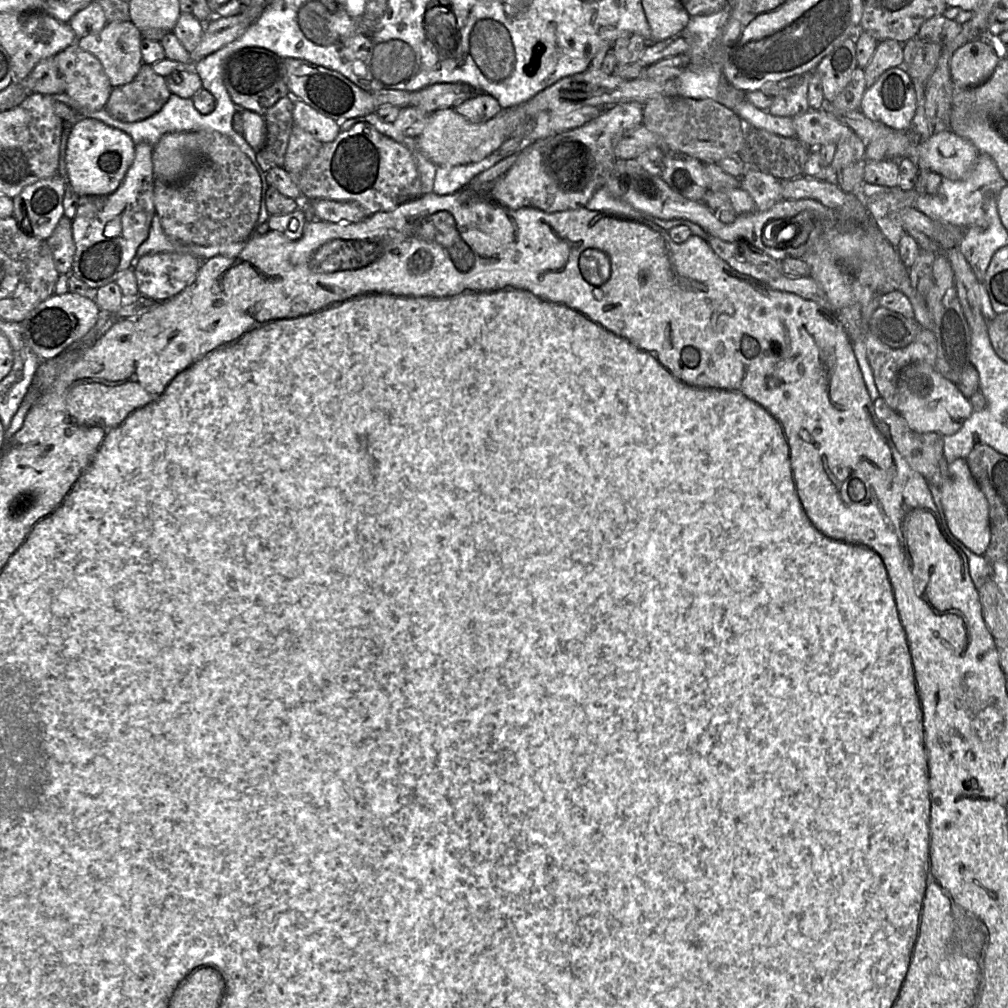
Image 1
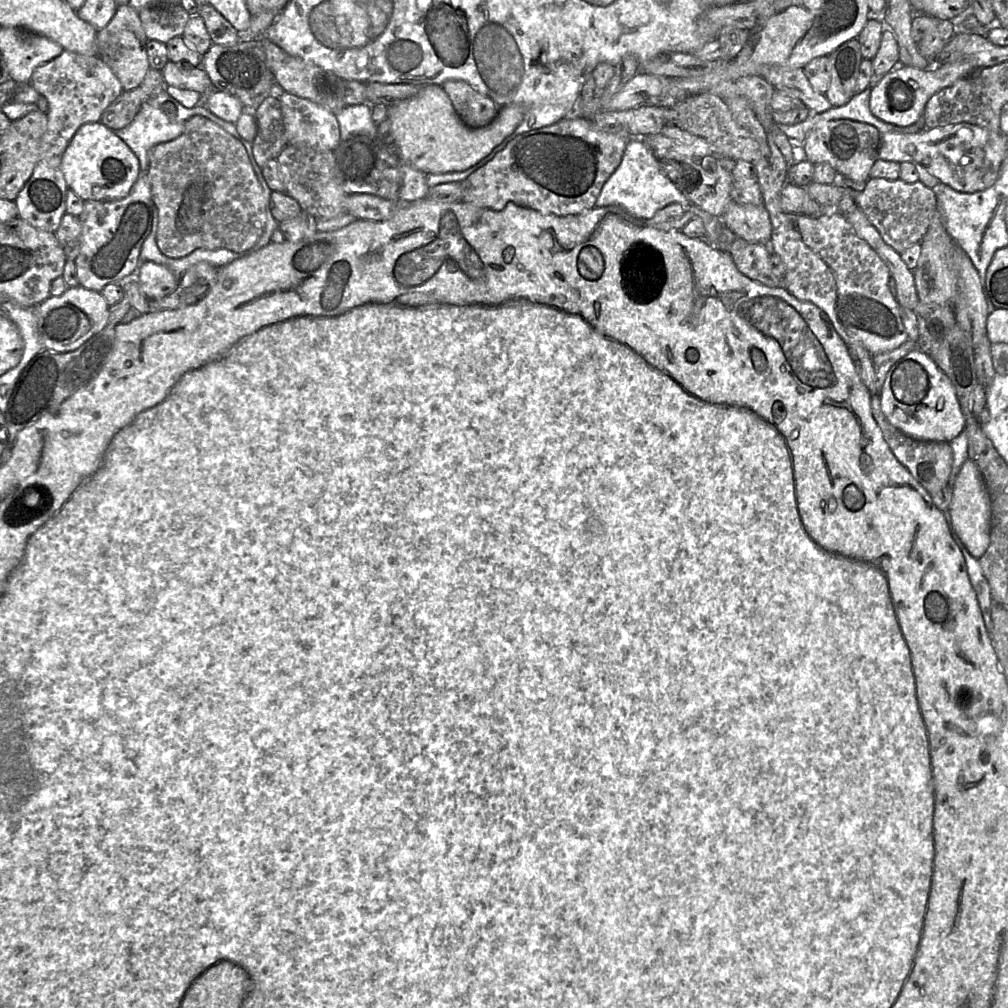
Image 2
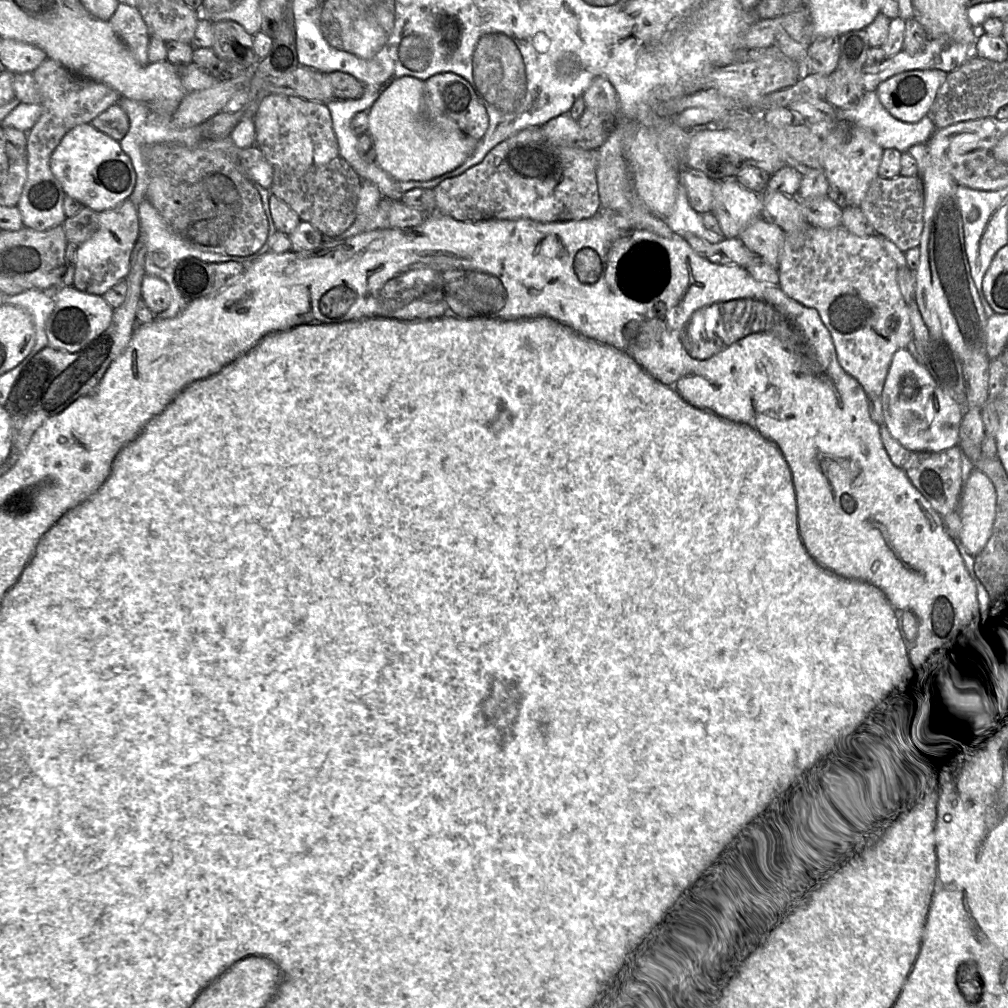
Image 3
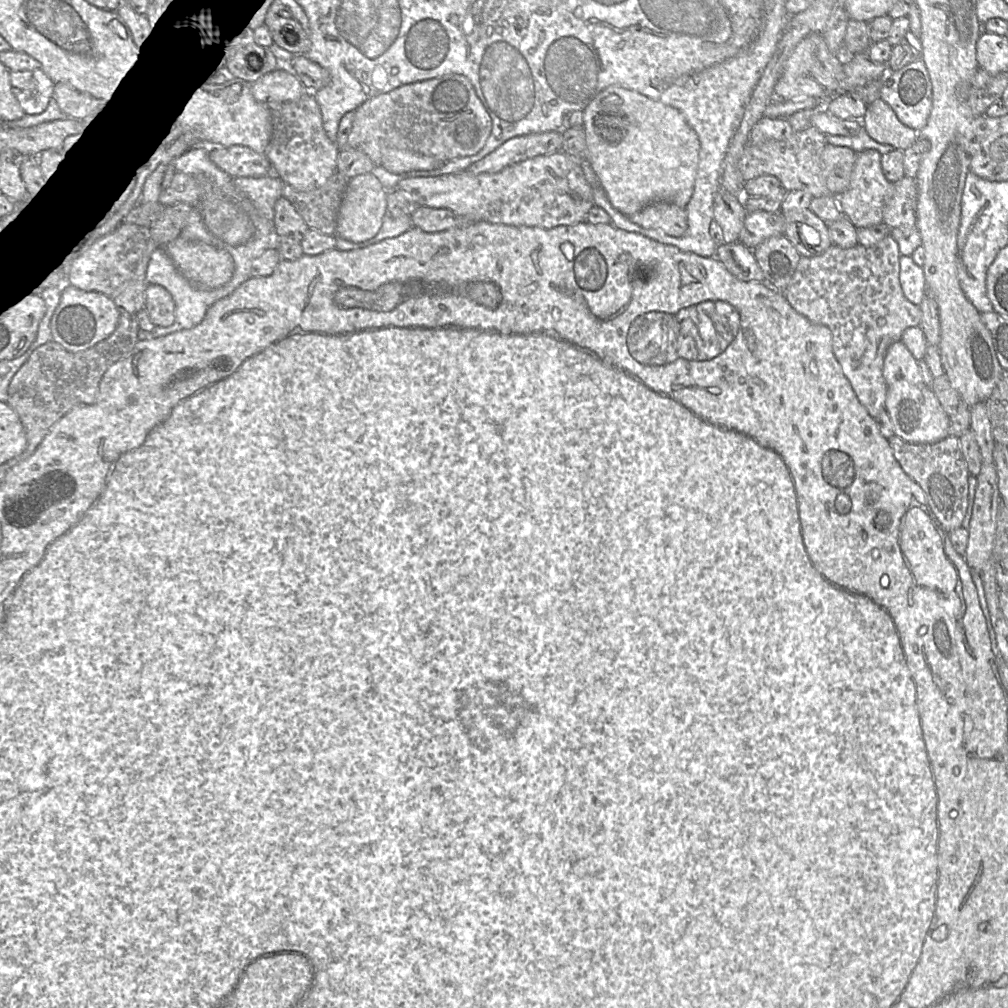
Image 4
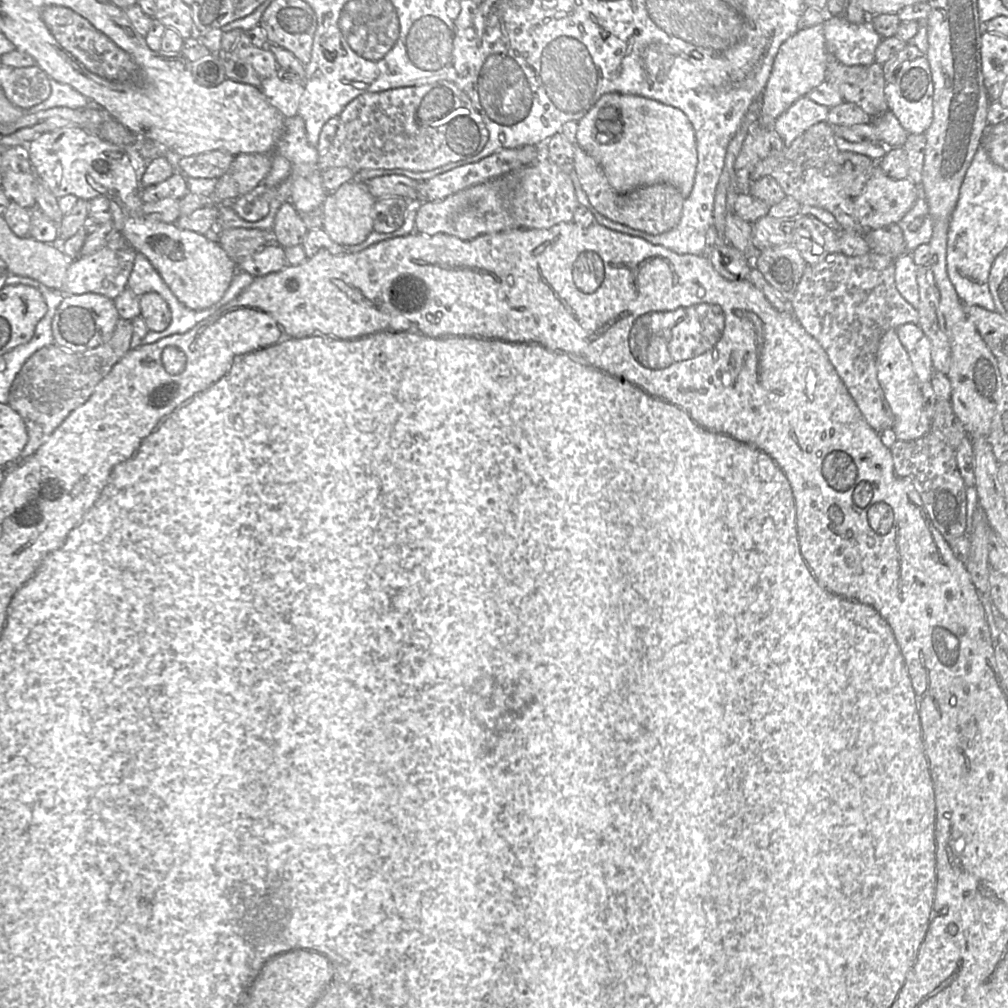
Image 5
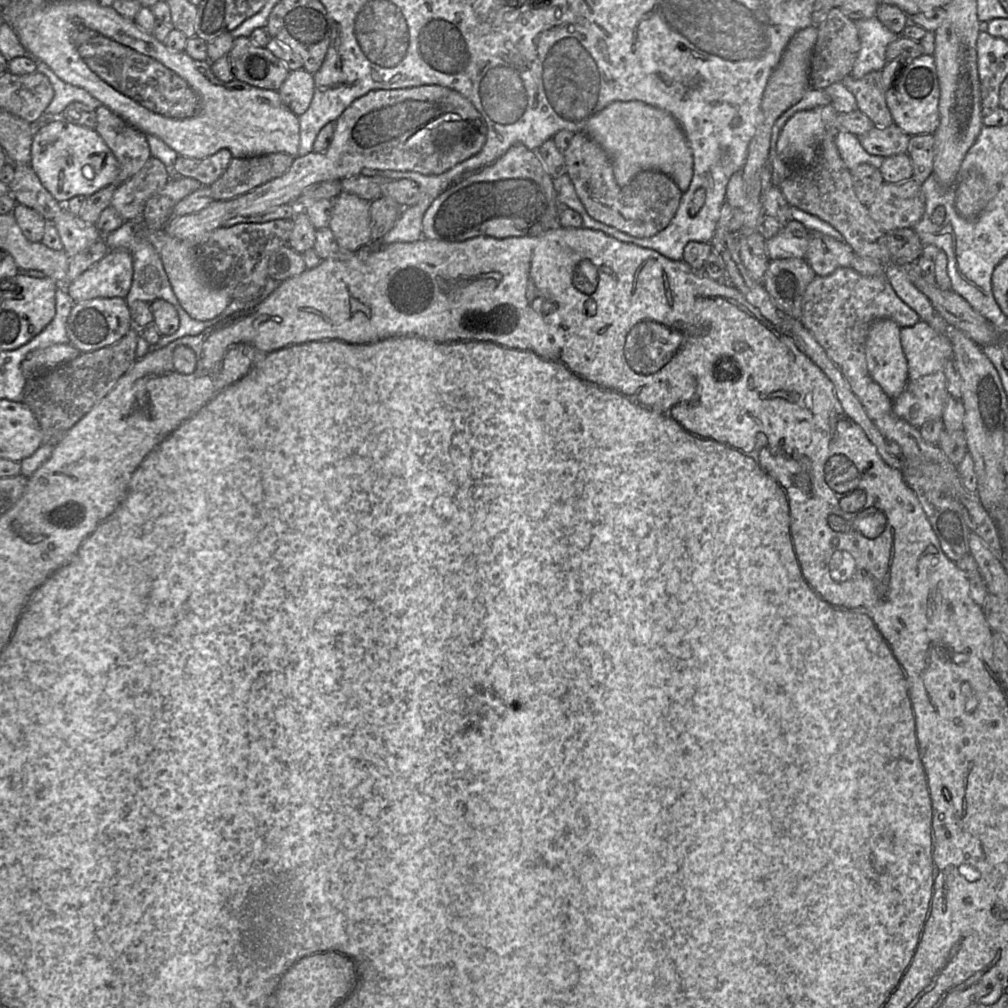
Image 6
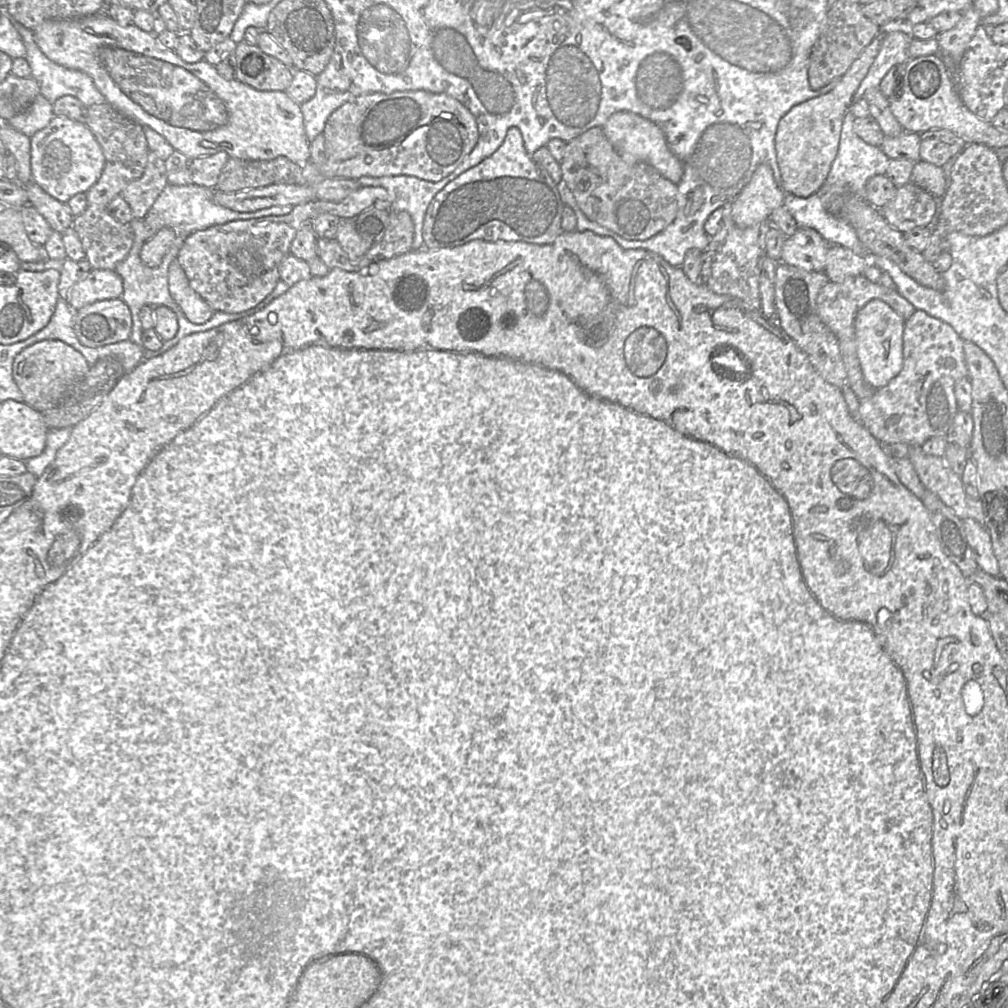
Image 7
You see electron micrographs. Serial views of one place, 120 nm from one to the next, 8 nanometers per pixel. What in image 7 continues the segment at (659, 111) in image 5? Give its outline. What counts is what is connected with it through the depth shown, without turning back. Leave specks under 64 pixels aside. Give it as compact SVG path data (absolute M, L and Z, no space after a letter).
M619 111L608 118L602 129L625 162L629 164L647 163L673 184L677 185L681 181L684 174L684 163L670 151L663 131L655 123L637 114Z

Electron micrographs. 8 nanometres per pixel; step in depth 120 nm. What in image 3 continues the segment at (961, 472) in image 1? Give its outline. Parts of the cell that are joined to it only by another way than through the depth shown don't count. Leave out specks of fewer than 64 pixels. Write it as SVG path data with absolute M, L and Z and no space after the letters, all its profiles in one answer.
M977 468L972 470L962 489L959 509L960 541L975 557L987 544L996 515L996 491L993 482Z

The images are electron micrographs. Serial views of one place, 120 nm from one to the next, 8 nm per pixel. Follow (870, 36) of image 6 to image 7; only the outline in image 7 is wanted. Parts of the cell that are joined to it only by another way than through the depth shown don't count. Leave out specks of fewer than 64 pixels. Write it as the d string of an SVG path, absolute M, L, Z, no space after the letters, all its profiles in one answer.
M890 21L880 27L882 44L878 55L855 92L852 103L862 99L867 90L878 88L889 70L896 65L906 65L910 60L909 47L914 39L906 21Z

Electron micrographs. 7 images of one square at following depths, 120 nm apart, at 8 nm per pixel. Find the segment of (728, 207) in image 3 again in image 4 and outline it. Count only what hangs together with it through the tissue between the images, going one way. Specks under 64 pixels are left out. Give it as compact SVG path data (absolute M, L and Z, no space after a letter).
M747 212L738 242L754 249L765 239L783 235L785 220L780 212Z

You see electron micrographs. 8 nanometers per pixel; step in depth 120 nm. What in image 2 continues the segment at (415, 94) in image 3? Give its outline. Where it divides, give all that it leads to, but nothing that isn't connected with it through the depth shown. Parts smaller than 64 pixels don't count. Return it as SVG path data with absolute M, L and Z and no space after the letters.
M435 84L423 86L414 97L388 107L387 113L387 119L390 121L400 161L425 174L464 171L474 166L488 156L496 146L501 144L521 123L523 117L524 109L520 105L507 105L499 108L496 117L487 126L478 129L469 128L462 122L454 110L450 99L442 87Z

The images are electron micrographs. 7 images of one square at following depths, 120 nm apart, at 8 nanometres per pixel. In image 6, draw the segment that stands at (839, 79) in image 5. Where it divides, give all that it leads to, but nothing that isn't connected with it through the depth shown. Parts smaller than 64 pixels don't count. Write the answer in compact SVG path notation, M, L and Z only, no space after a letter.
M872 71L861 79L848 75L841 83L853 94L858 110L873 122L874 127L887 128L894 124L886 103L881 71Z

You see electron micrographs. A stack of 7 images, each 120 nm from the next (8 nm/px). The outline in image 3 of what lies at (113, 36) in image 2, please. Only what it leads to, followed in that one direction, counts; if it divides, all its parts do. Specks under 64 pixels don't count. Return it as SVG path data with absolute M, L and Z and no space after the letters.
M119 3L109 22L135 59L141 65L149 63L147 52L150 35L138 8Z

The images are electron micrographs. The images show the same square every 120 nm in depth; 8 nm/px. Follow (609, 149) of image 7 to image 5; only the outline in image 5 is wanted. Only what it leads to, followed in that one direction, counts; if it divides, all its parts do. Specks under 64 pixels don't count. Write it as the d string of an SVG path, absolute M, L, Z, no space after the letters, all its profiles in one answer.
M577 143L574 146L574 172L591 206L611 221L649 234L660 234L674 228L680 221L684 198L669 183L657 183L620 194L613 189L601 166Z

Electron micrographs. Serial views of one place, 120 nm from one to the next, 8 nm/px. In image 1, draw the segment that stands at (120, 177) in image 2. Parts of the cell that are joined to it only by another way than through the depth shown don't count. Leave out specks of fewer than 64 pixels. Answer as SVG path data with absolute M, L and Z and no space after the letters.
M78 118L66 149L68 186L78 195L108 195L114 192L133 162L135 143L125 132L92 118Z

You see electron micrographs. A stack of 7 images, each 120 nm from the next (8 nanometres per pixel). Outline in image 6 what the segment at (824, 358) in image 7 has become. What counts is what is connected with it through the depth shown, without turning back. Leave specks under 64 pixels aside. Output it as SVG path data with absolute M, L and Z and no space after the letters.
M777 259L770 261L762 285L781 311L800 320L805 290L815 276L805 259Z

